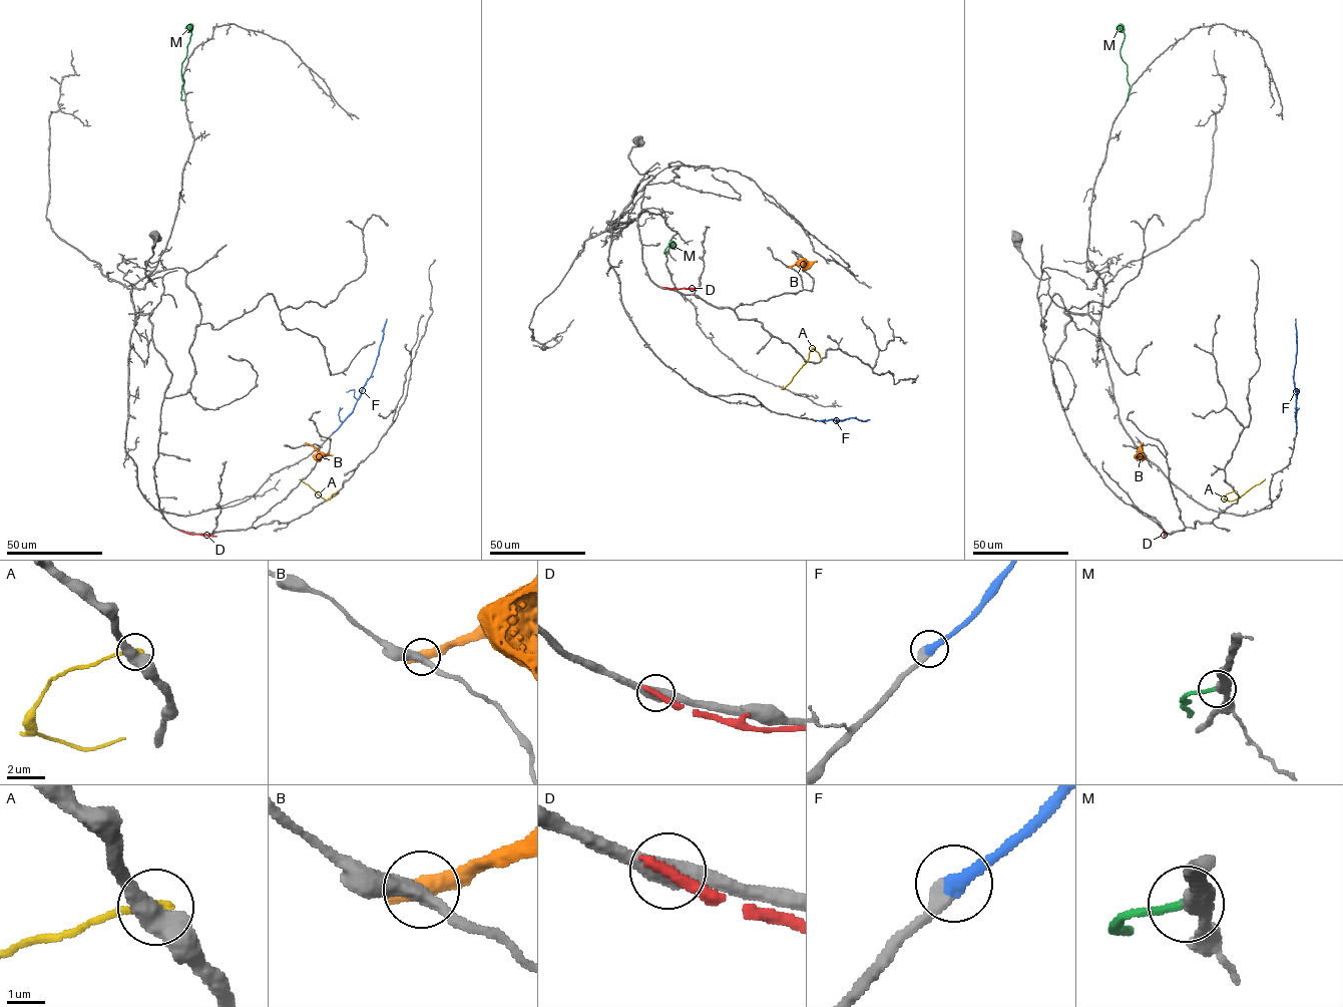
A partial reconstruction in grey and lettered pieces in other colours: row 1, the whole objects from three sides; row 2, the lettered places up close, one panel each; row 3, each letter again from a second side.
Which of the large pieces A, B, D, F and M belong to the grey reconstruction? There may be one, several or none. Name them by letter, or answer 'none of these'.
F

